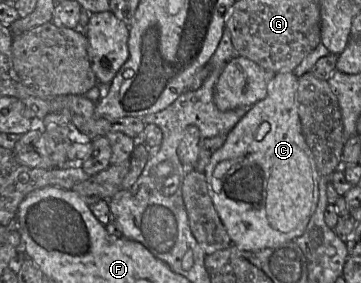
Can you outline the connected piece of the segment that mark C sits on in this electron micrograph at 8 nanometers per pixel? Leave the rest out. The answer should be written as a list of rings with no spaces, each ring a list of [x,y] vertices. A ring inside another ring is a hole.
[[[292,72],[275,73],[268,83],[266,97],[253,104],[226,134],[224,144],[212,154],[204,170],[208,193],[219,218],[232,245],[241,250],[257,251],[295,240],[305,232],[316,210],[321,175],[302,132],[296,98],[297,87],[298,77]],[[262,122],[267,122],[270,128],[261,140],[257,140],[255,133]]]

